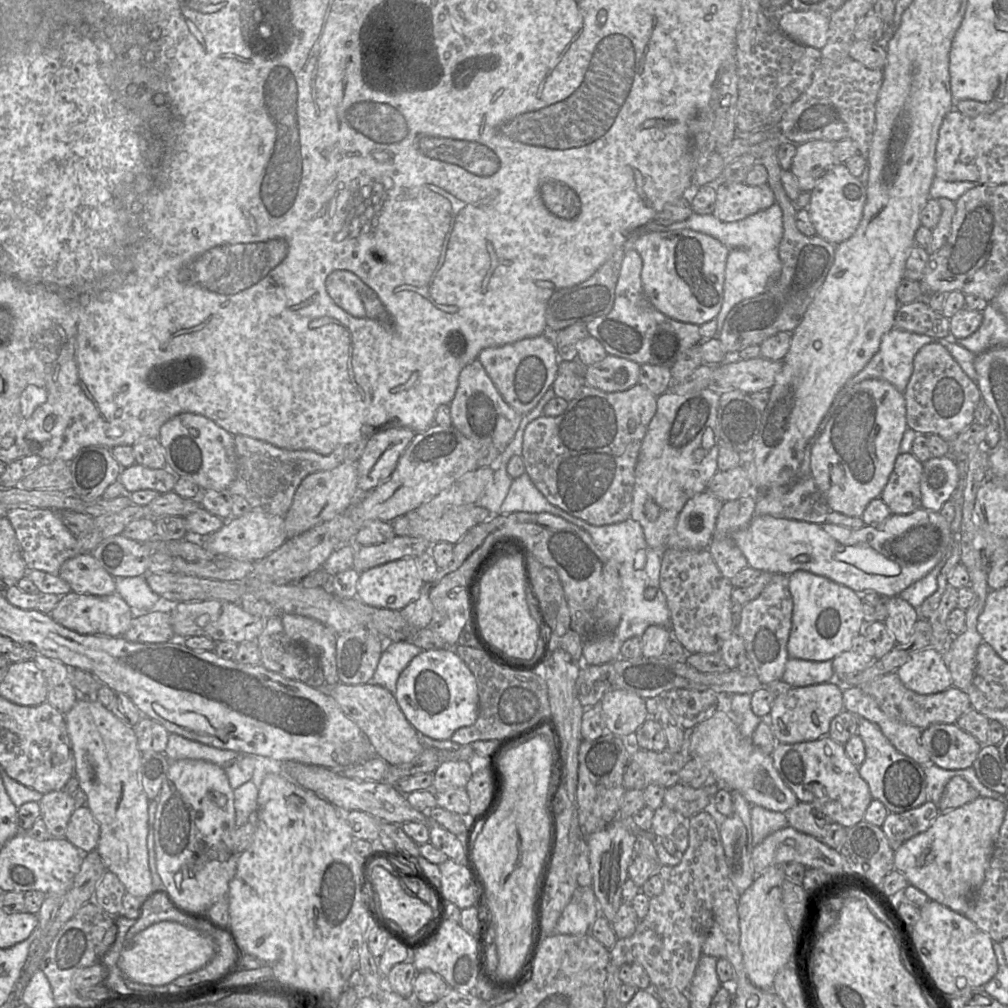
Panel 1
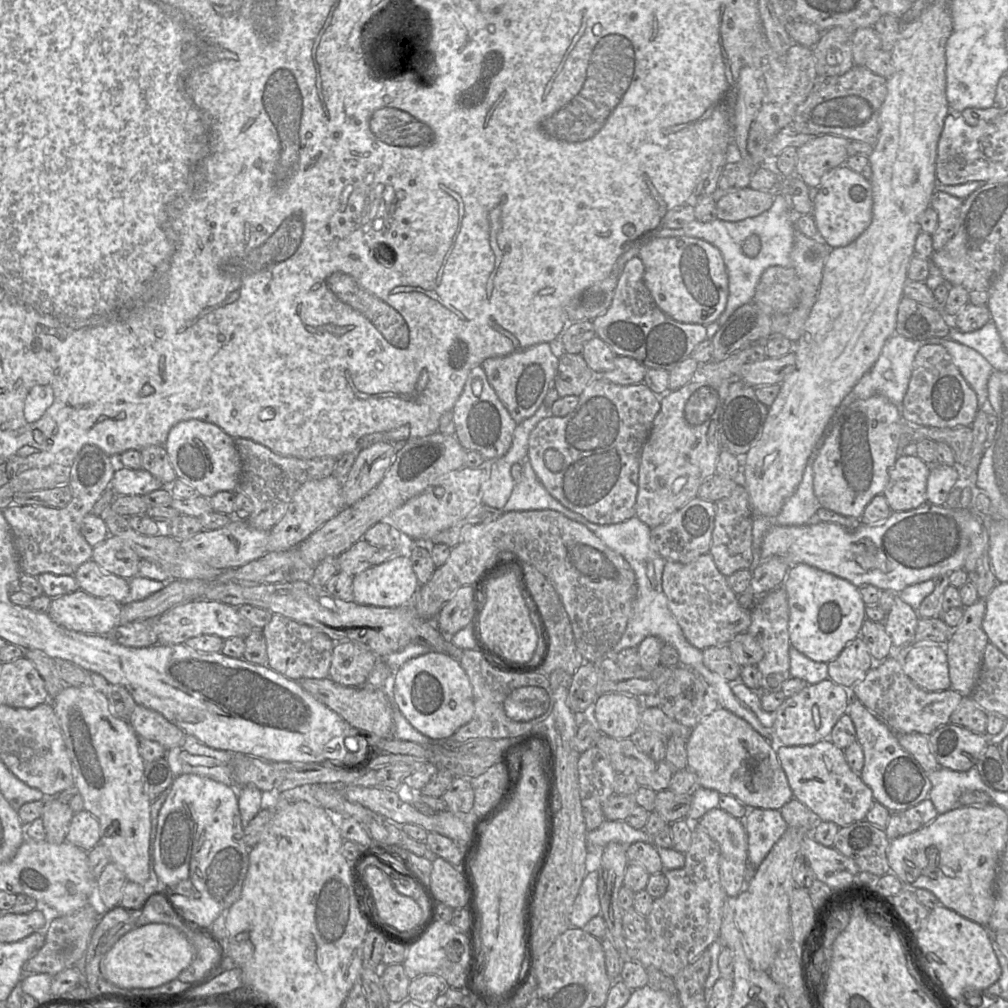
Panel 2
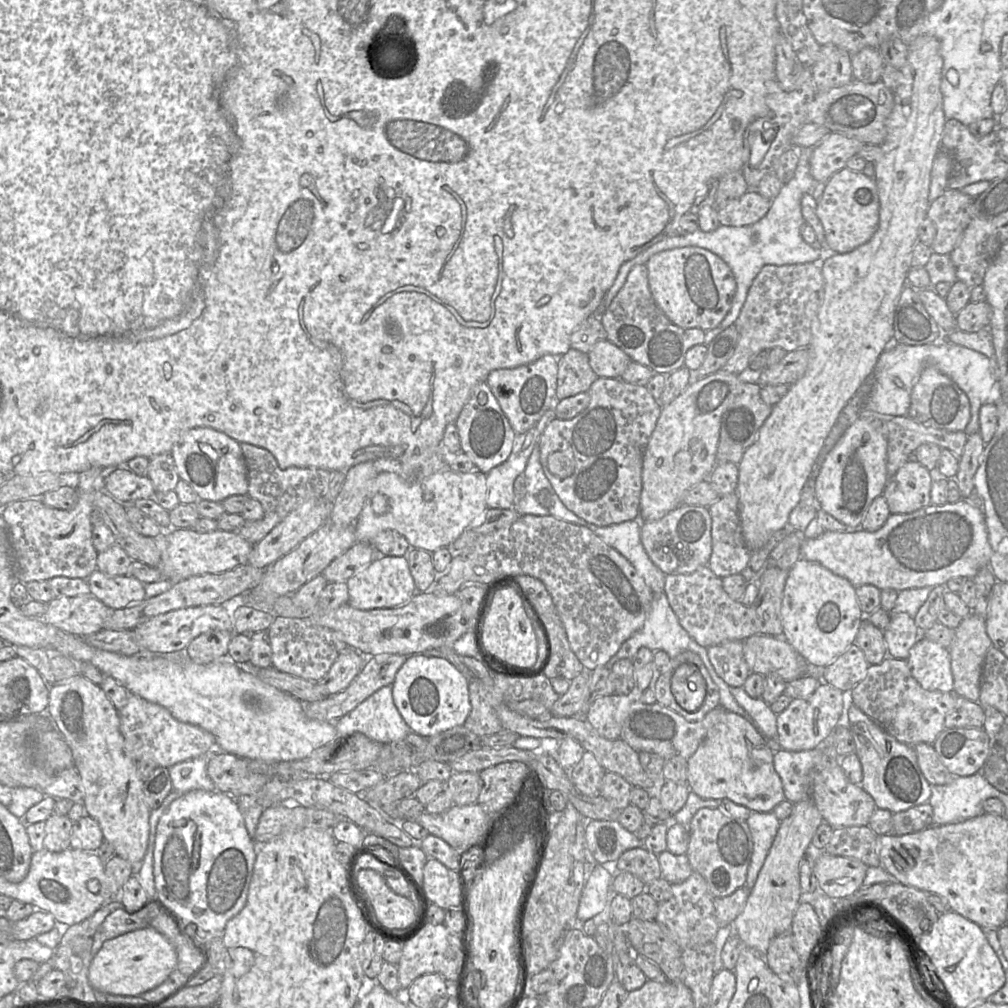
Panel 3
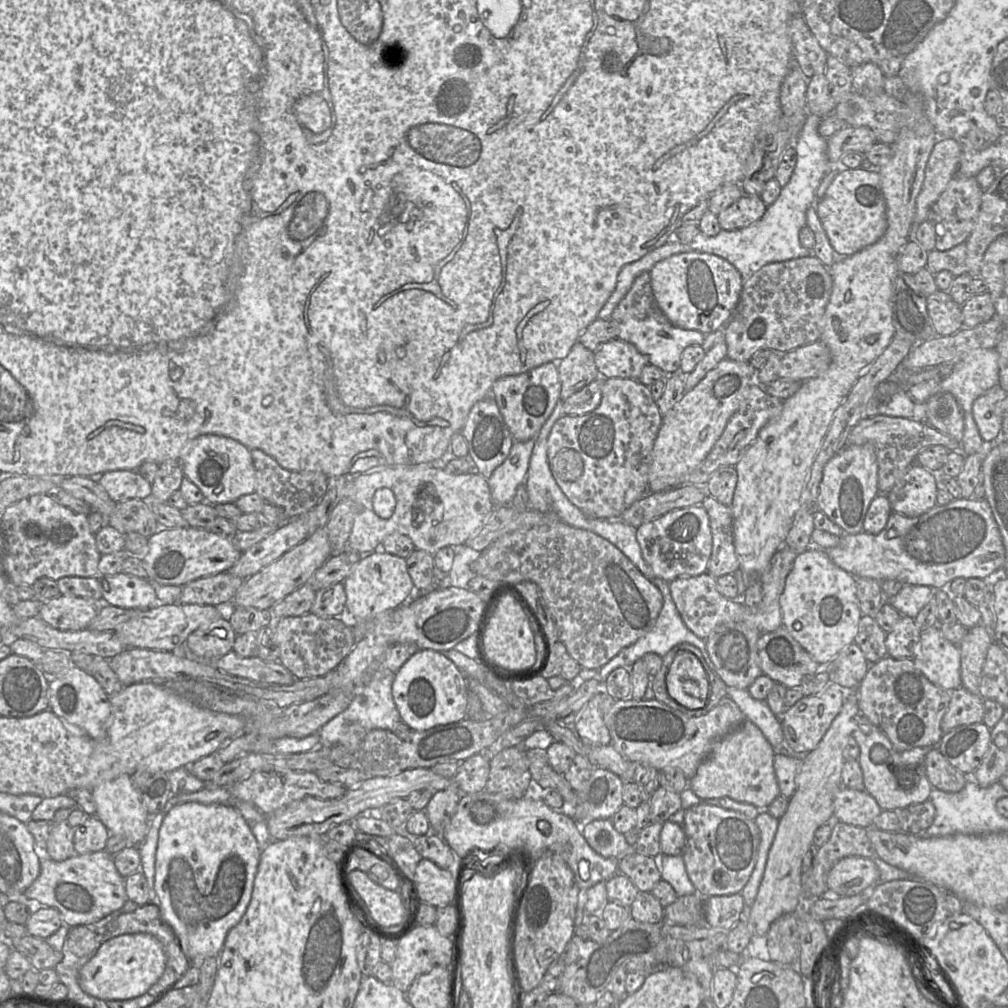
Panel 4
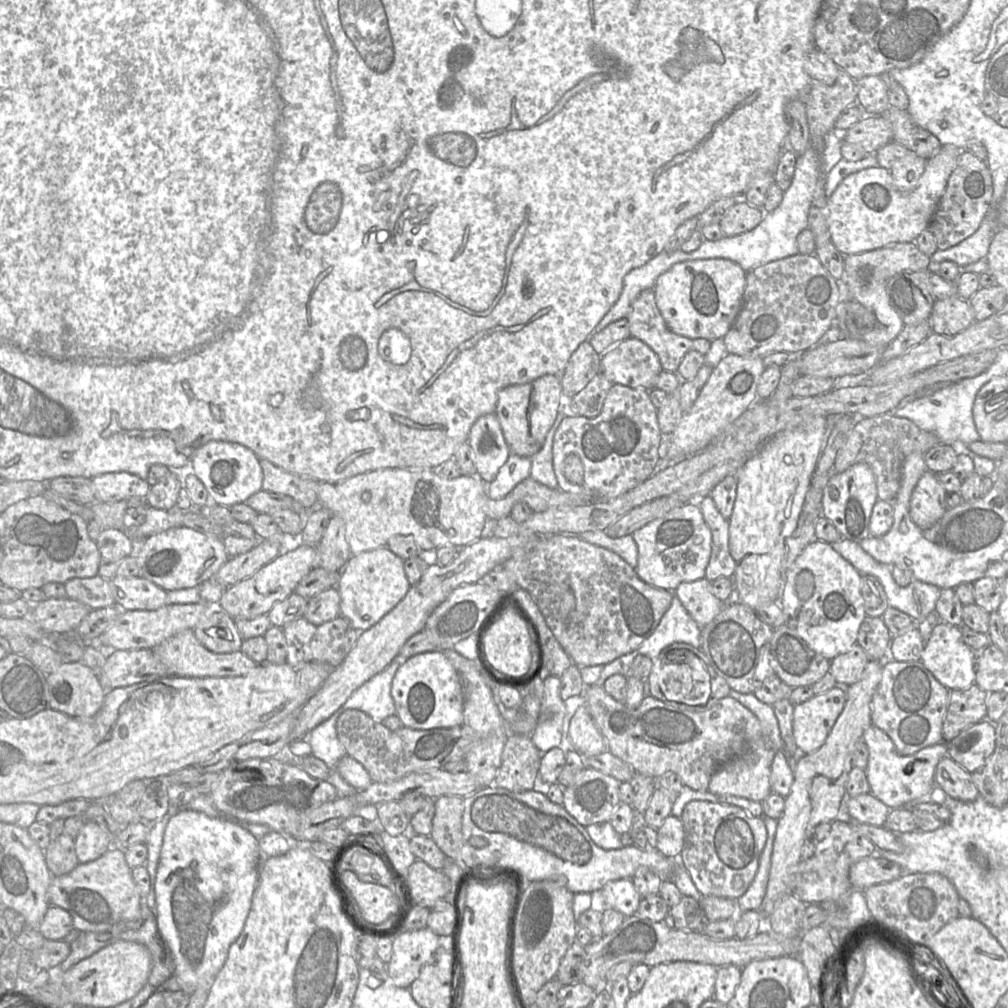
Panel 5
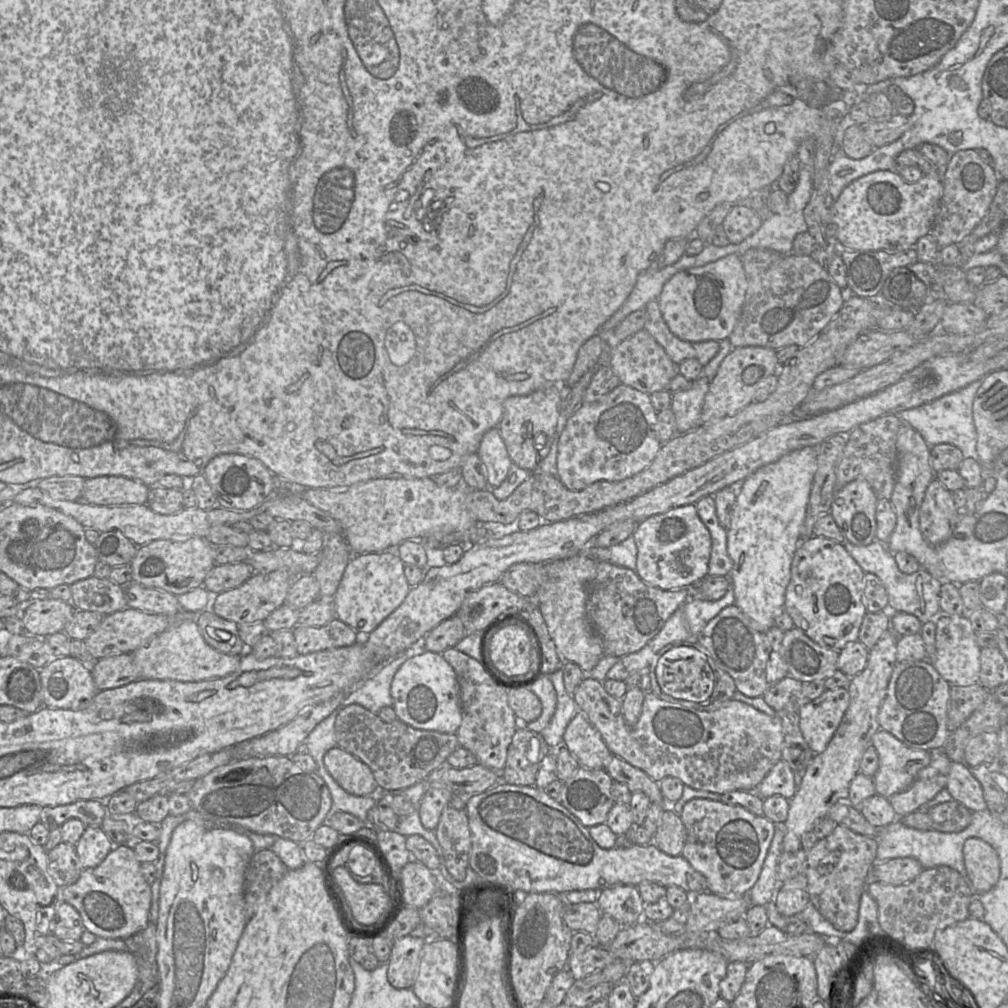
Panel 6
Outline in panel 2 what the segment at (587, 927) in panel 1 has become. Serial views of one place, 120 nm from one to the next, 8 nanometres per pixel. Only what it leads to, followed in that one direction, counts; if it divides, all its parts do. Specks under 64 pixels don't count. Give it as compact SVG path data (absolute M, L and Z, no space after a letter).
M598 871L586 874L570 915L571 927L582 929L593 917L601 914L598 878Z

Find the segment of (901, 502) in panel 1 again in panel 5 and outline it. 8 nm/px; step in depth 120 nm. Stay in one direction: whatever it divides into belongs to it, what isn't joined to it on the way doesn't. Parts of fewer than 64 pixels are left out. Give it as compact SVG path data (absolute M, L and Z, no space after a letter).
M926 470L911 495L909 513L912 521L921 529L928 529L936 524L948 509L945 496L946 490L938 481L937 474Z

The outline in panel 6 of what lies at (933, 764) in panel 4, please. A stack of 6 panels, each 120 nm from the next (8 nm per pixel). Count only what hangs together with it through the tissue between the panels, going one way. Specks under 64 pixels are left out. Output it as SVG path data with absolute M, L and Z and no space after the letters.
M952 762L945 787L955 801L962 803L970 811L987 809L983 789L972 775L971 768L964 762Z

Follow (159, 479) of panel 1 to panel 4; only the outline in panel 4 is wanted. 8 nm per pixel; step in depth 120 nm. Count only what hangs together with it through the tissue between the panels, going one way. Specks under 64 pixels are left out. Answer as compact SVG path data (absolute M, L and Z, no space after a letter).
M136 470L108 471L97 477L98 483L116 503L129 499L150 500L152 484Z

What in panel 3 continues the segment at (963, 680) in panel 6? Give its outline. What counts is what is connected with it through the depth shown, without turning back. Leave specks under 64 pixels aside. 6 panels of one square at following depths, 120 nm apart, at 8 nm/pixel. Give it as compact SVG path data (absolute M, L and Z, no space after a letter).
M920 636L910 649L907 663L912 676L929 691L954 692L949 648Z

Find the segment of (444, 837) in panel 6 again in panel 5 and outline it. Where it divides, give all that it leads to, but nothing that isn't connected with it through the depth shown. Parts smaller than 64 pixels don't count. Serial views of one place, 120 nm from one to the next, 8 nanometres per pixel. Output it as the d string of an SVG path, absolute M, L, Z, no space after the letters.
M444 795L434 800L435 815L429 834L442 852L461 866L465 866L461 857L463 798Z

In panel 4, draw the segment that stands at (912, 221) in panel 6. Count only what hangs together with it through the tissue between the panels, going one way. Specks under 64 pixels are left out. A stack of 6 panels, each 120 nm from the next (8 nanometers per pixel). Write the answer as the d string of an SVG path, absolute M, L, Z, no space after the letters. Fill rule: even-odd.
M938 137L926 164L923 185L916 199L913 226L927 220L932 205L957 174L960 156L960 142L952 138ZM841 168L827 188L822 199L815 203L815 210L829 242L839 255L851 256L876 243L887 230L886 203L878 171L864 168Z

